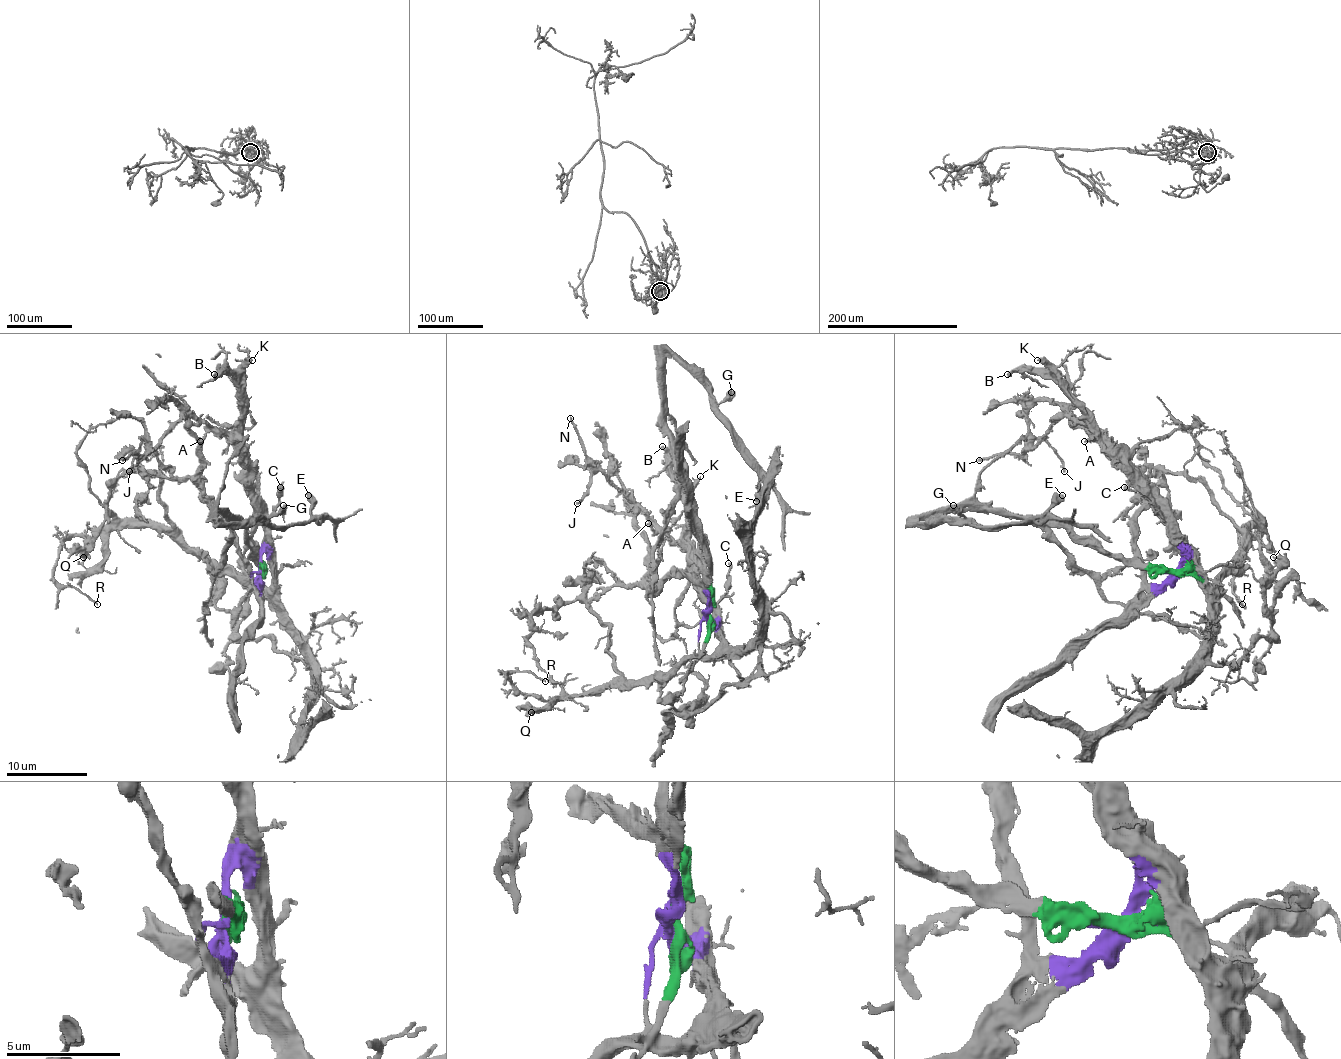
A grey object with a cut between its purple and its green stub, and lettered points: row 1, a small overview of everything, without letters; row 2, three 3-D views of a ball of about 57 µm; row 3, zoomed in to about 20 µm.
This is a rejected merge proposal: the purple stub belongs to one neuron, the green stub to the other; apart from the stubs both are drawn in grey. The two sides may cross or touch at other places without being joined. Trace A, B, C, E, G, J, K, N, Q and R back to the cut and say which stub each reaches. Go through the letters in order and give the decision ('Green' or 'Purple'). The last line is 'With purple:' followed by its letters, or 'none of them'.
A: Purple
B: Purple
C: Purple
E: Green
G: Green
J: Purple
K: Purple
N: Purple
Q: Purple
R: Purple
With purple: A, B, C, J, K, N, Q, R

